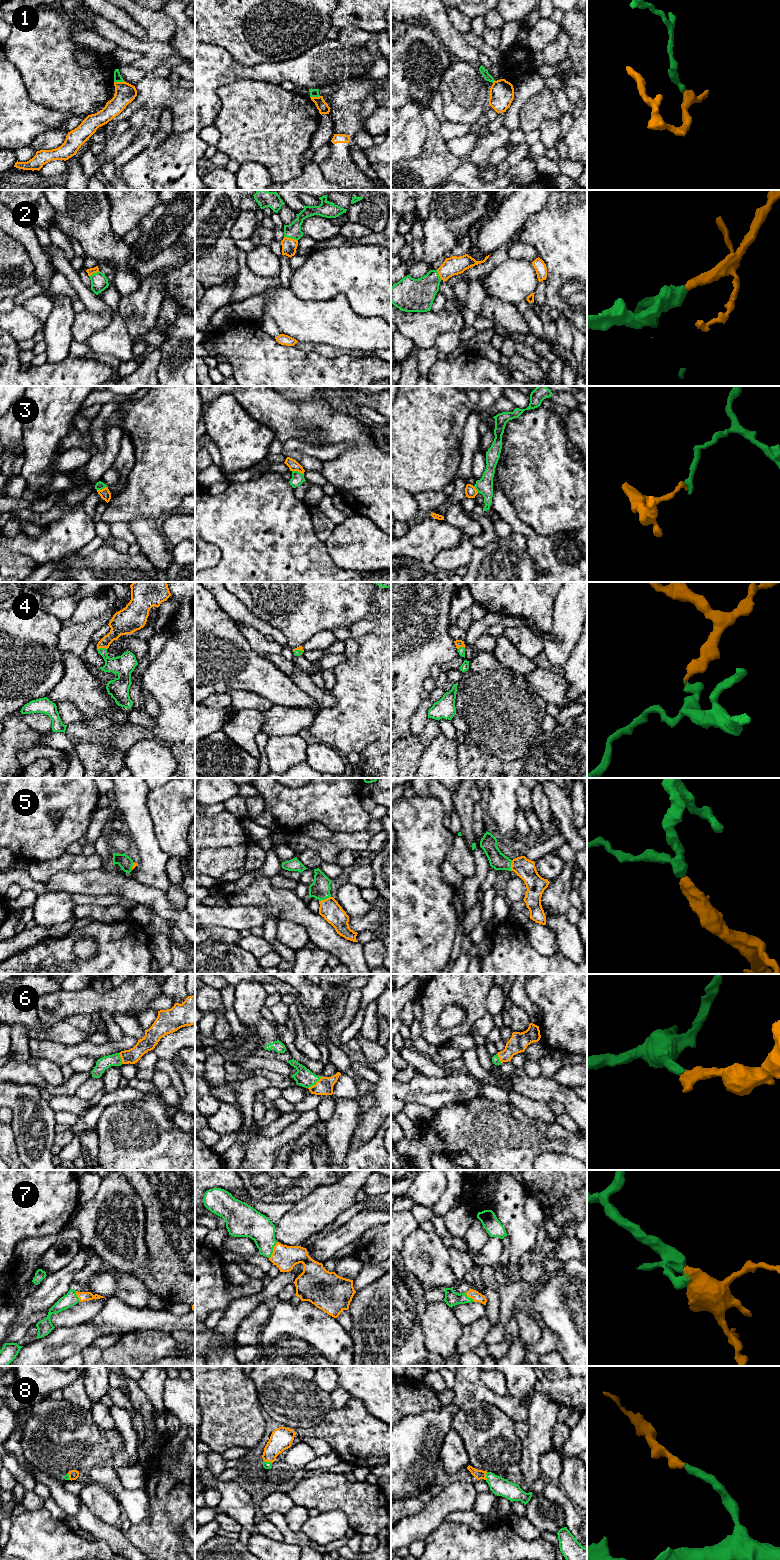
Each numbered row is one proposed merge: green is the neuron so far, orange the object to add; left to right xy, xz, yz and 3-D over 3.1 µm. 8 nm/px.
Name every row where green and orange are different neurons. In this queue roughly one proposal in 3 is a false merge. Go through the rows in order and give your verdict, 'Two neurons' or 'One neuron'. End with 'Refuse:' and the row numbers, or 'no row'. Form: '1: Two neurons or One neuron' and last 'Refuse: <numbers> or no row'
1: Two neurons
2: One neuron
3: Two neurons
4: One neuron
5: One neuron
6: One neuron
7: One neuron
8: One neuron
Refuse: 1, 3

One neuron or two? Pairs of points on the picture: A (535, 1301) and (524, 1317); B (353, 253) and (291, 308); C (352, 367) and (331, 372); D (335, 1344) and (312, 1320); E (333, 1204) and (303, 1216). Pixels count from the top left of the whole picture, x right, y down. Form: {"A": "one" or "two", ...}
{"A": "two", "B": "two", "C": "one", "D": "one", "E": "one"}

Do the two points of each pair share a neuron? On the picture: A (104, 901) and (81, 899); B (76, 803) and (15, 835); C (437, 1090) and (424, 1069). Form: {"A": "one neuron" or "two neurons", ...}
{"A": "one neuron", "B": "one neuron", "C": "two neurons"}

